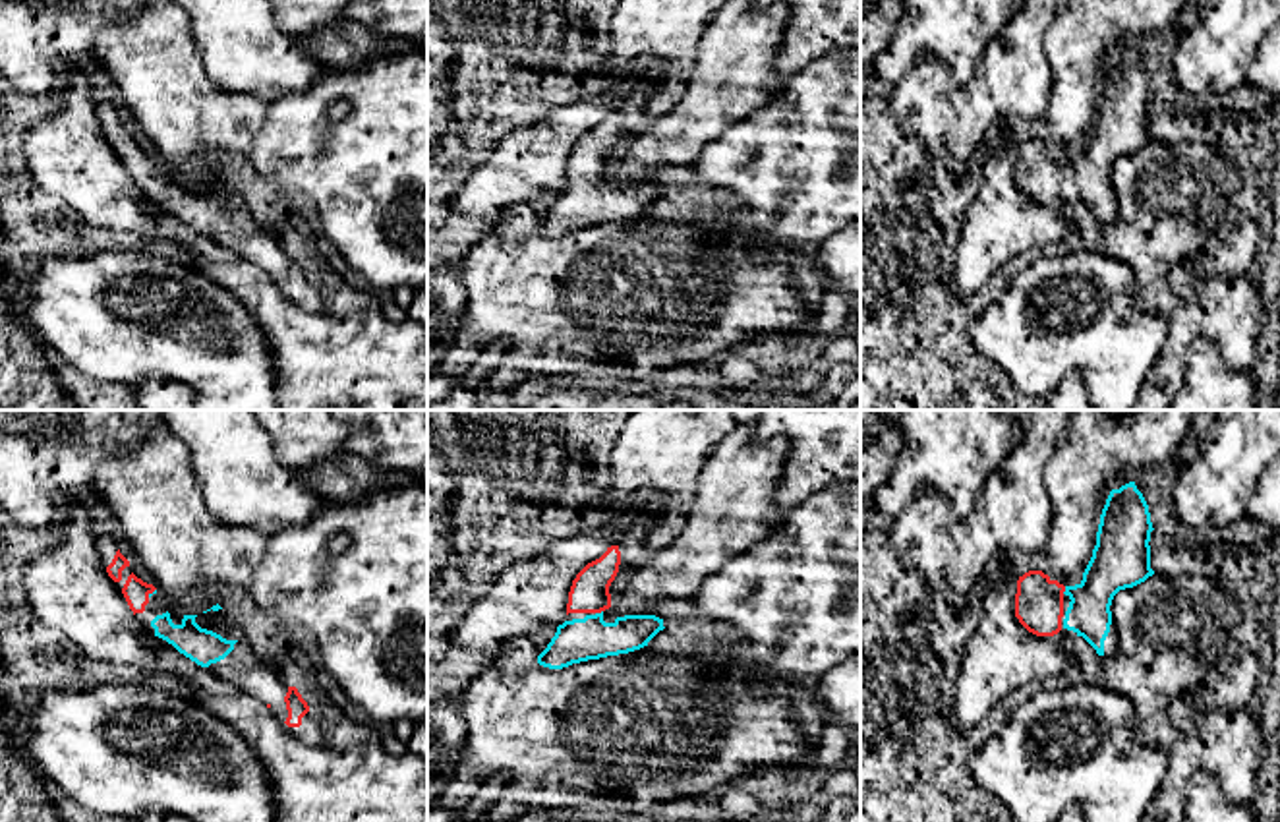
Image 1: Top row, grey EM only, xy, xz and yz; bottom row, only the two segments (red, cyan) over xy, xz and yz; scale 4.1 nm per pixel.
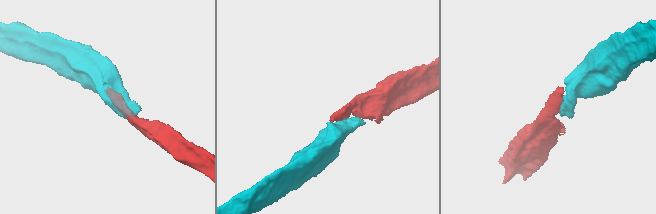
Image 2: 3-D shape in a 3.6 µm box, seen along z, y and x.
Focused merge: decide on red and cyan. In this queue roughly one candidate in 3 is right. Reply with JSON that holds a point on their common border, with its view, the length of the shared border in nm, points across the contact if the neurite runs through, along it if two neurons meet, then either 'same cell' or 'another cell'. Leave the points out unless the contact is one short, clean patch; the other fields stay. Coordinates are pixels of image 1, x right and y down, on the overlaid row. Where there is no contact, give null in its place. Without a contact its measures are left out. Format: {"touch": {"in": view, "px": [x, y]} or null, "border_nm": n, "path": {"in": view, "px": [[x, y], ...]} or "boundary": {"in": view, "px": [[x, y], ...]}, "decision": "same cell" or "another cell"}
{"touch": {"in": "xz", "px": [598, 612]}, "border_nm": 40, "path": {"in": "xz", "px": [[590, 588], [598, 612], [575, 641]]}, "decision": "same cell"}

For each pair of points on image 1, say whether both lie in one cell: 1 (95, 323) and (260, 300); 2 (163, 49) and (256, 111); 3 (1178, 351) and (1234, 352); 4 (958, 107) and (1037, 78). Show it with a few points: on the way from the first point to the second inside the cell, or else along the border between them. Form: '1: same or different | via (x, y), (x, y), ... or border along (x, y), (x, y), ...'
1: different | border along (203, 277), (223, 285), (250, 312), (267, 341)
2: same | via (182, 72), (221, 111), (232, 111)
3: same | via (1190, 335), (1195, 329), (1211, 329), (1219, 337)
4: same | via (977, 107), (1018, 78)

